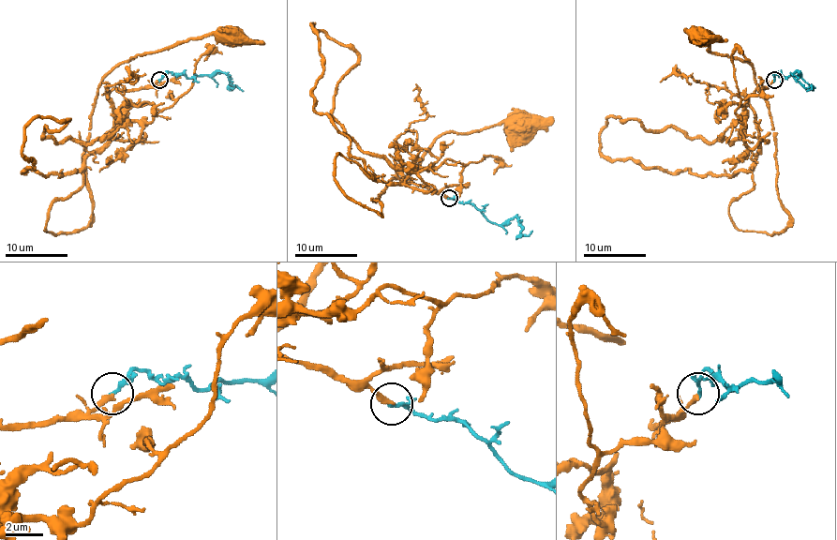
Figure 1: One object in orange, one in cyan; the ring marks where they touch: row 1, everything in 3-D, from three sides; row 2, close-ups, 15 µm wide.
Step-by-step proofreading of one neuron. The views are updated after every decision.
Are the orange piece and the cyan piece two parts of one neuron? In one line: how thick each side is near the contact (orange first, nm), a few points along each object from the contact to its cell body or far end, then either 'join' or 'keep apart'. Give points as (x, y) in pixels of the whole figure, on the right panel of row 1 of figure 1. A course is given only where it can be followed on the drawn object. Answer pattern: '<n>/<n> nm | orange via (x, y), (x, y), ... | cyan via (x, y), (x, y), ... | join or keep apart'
280/220 nm | orange via (774, 79), (750, 97), (754, 186), (729, 204), (743, 231), (788, 218), (769, 105), (754, 69), (701, 37) | cyan via (774, 79), (776, 72), (785, 77), (800, 74), (796, 71), (793, 74), (796, 79), (812, 88), (807, 91) | join

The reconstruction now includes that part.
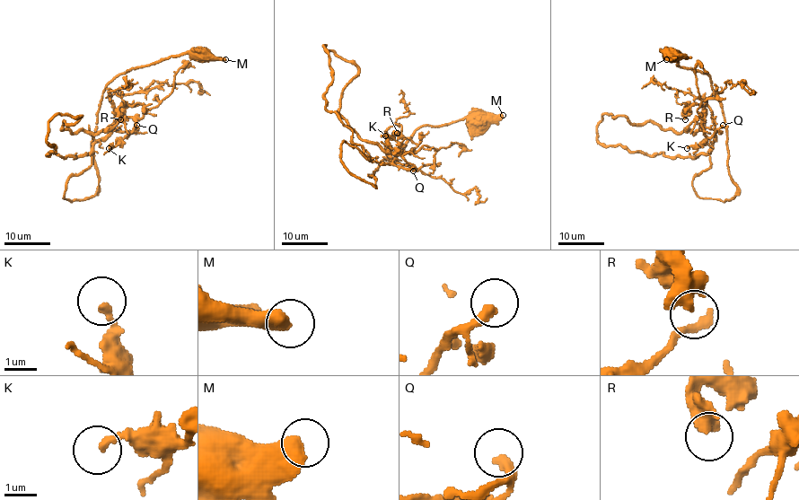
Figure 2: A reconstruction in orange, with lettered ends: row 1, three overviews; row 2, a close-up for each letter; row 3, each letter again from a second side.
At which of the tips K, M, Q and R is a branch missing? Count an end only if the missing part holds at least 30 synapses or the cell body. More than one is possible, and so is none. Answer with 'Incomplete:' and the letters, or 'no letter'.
Incomplete: Q

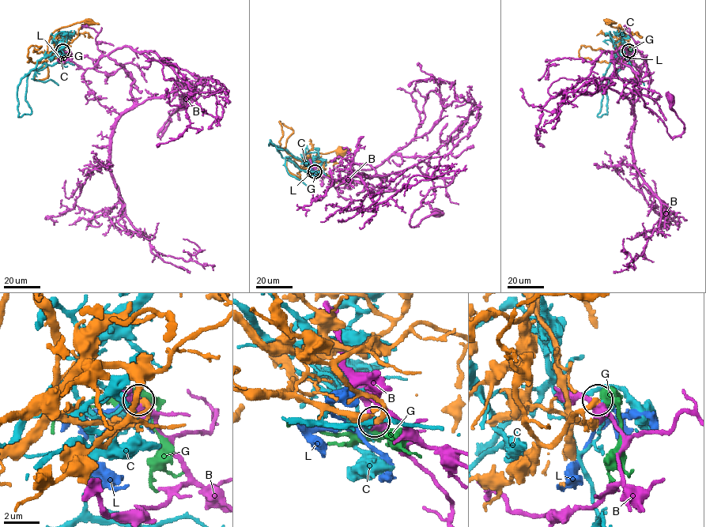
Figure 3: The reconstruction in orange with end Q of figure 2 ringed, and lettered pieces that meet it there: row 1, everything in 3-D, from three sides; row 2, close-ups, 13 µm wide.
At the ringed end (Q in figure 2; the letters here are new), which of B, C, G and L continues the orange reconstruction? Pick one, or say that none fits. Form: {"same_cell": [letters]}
{"same_cell": ["L"]}

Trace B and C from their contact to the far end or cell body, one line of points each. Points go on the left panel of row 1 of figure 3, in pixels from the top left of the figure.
B: (63, 50), (83, 69), (130, 47), (176, 66), (178, 85), (200, 84), (160, 137), (185, 97)
C: (63, 50), (53, 65), (43, 63), (30, 71), (25, 100), (31, 113), (19, 117)

